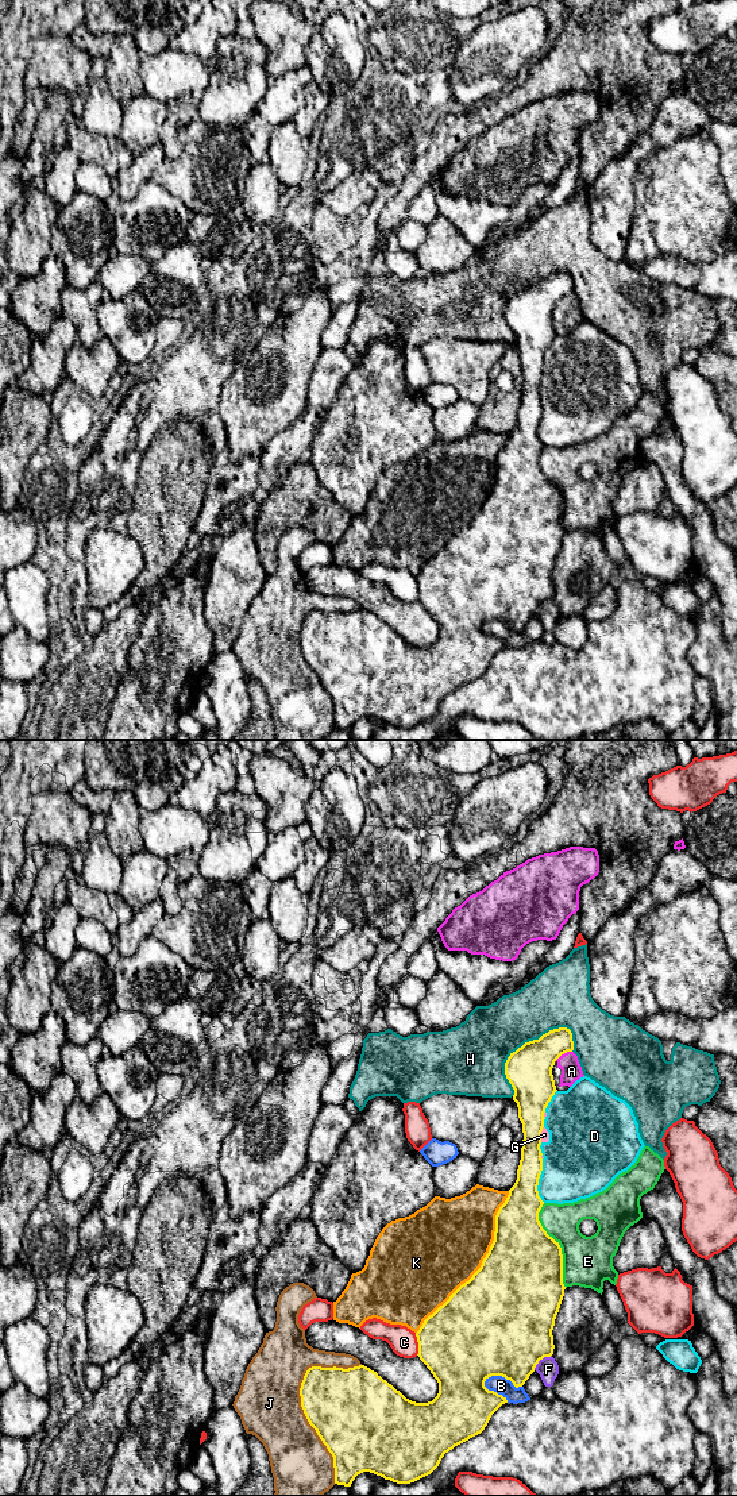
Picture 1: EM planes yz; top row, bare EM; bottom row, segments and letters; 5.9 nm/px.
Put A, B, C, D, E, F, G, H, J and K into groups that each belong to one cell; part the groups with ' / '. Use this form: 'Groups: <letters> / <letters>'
Groups: A / B / C / D G / E / F / H / J / K

